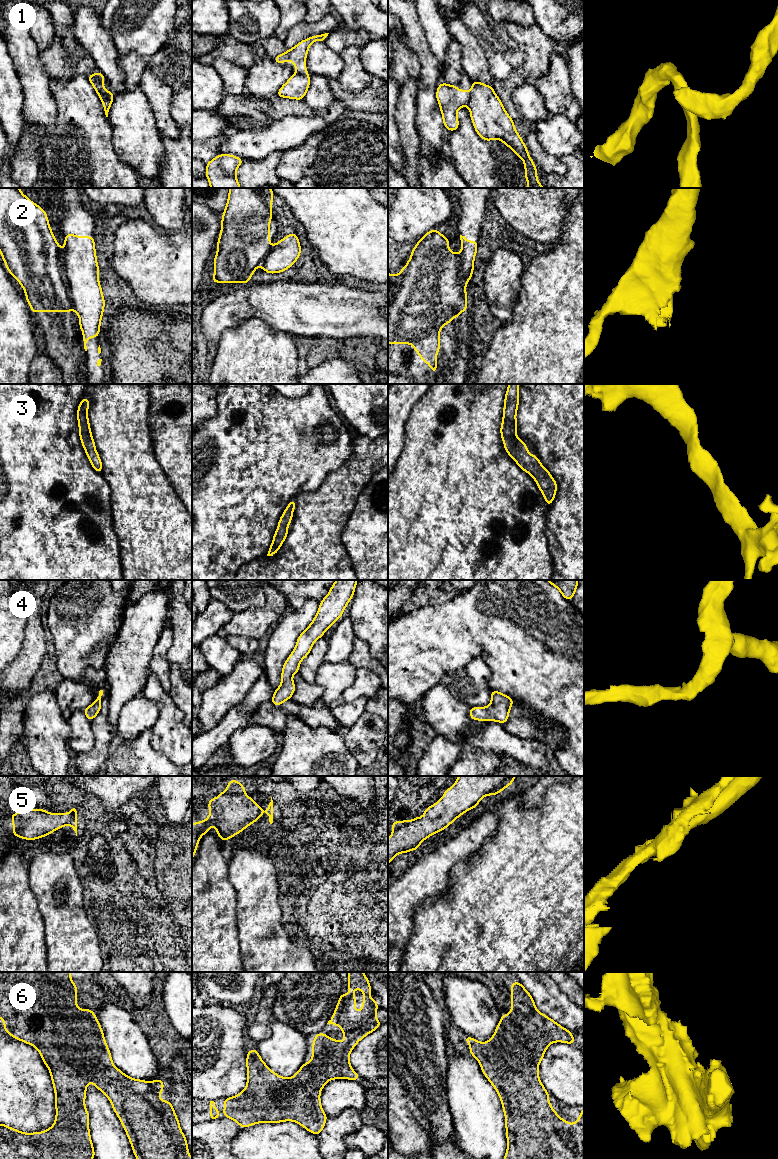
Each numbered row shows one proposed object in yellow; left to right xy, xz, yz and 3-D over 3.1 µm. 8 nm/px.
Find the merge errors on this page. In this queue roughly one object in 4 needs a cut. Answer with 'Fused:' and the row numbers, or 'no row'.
Fused: 1, 2

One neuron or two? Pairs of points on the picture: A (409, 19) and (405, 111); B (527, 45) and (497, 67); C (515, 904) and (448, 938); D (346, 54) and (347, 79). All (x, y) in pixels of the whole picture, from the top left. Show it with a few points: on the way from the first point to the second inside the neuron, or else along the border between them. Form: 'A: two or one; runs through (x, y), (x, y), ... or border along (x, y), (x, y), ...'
A: two; border along (419, 80), (417, 109)
B: two; border along (506, 31), (523, 55), (522, 70)
C: one; runs through (498, 919), (477, 919), (465, 930)
D: one; runs through (349, 60), (349, 73)

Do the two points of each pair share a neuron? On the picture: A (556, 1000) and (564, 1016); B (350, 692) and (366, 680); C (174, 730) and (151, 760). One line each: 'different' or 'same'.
A: same
B: same
C: different

